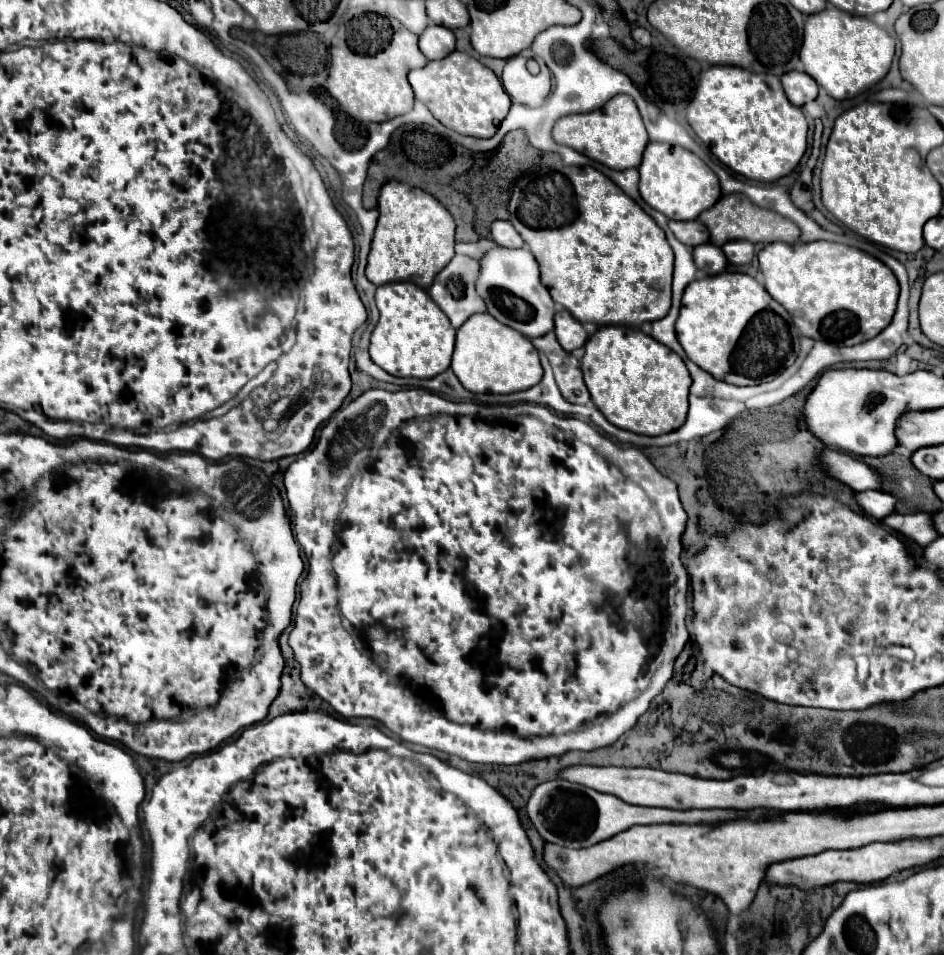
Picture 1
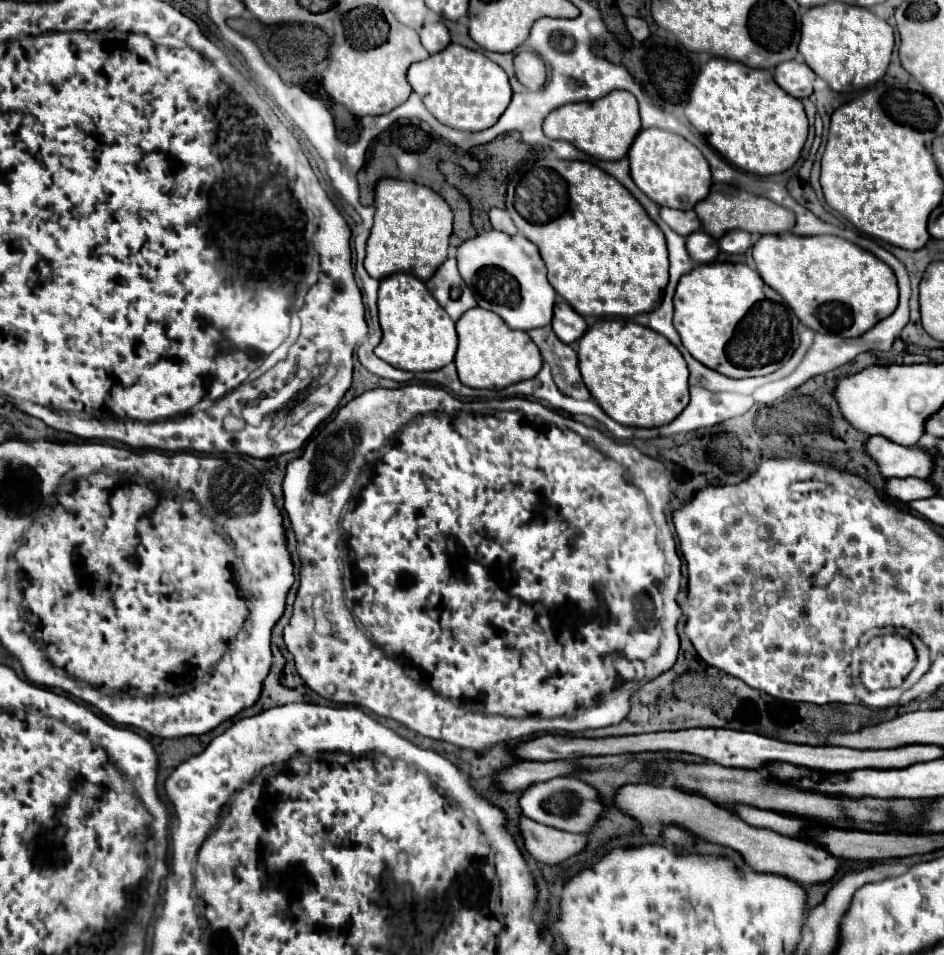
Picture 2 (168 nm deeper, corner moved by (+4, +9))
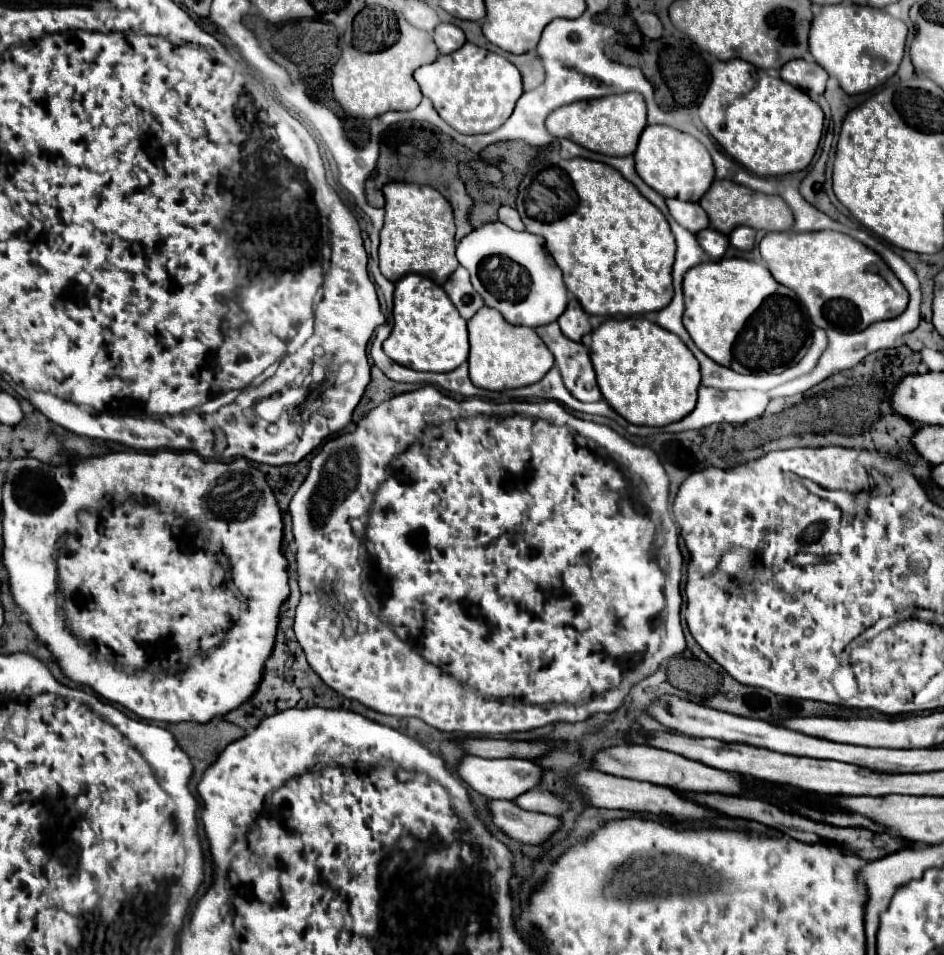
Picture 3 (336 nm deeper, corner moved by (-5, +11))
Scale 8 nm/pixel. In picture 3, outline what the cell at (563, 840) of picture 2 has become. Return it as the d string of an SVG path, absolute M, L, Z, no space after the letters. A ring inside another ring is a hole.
M492 799L488 801L488 807L492 813L494 825L508 837L522 841L522 843L538 845L546 841L560 825L558 817L518 809L514 801L494 801Z

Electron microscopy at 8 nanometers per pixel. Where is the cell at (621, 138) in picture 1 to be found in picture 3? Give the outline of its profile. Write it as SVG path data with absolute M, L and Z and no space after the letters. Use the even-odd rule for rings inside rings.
M622 93L622 95L608 95L602 99L576 101L558 107L546 119L546 129L550 135L566 137L590 151L612 157L632 155L644 127L646 127L646 103L638 93Z

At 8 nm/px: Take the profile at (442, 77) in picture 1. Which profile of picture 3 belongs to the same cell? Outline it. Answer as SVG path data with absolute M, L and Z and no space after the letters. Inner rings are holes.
M466 43L462 49L450 55L440 55L434 63L422 65L414 73L414 79L424 97L434 103L438 115L464 135L488 133L504 125L504 121L512 115L518 97L522 95L520 71L502 55L472 43Z

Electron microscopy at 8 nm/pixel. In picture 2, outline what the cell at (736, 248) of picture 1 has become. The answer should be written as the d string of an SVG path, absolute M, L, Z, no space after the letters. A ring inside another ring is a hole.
M729 231L719 239L719 249L723 253L745 253L751 247L749 233L745 231Z

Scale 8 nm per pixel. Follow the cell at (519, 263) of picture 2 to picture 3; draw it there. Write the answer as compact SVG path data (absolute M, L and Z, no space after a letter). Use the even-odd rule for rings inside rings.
M486 223L468 233L460 243L456 257L470 273L476 293L492 309L498 309L510 325L542 327L556 321L568 303L562 271L548 255L544 239L528 231L514 231L504 223Z

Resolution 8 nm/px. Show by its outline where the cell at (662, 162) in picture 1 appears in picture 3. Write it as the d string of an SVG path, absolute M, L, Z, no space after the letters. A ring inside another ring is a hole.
M648 125L642 131L634 161L636 173L642 177L642 181L664 197L698 201L714 181L714 163L708 149L692 135L666 125Z

